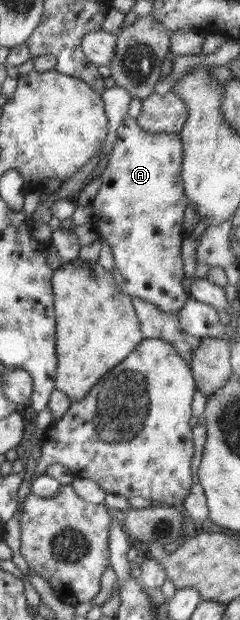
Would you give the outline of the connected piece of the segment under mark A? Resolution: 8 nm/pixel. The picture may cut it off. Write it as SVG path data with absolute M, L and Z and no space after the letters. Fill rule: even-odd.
M127 115L117 129L111 157L105 172L101 174L101 188L90 203L93 209L92 225L96 233L103 234L114 256L111 274L121 286L124 294L137 300L145 300L159 308L161 312L178 313L185 305L187 292L182 285L184 270L181 249L184 240L183 214L187 206L187 196L181 178L181 138L177 133L150 133Z

